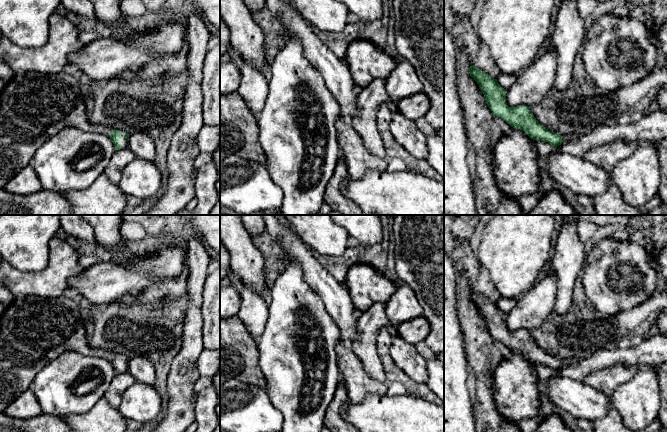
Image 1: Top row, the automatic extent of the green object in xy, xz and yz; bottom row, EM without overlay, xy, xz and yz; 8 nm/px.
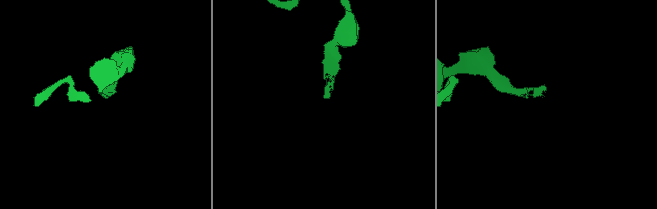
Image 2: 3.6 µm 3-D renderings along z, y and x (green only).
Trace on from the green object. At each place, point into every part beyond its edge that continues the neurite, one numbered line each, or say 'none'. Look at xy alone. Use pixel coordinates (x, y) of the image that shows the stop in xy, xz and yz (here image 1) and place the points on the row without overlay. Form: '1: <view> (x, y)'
1: xy (124, 366)

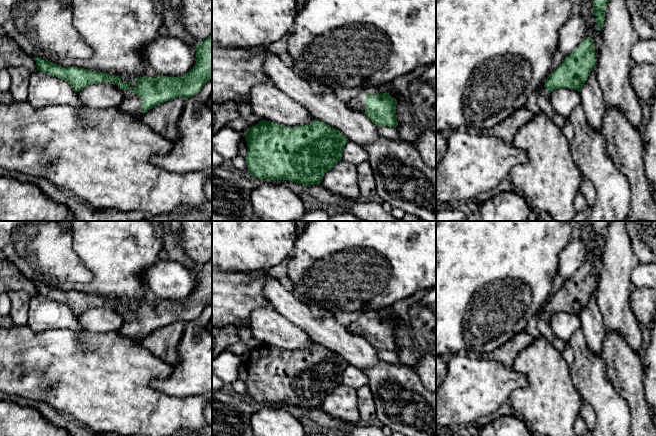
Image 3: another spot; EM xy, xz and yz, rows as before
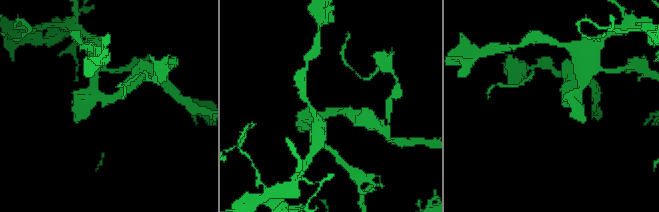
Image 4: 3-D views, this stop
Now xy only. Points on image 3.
1: xy (132, 328)

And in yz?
1: yz (543, 322)

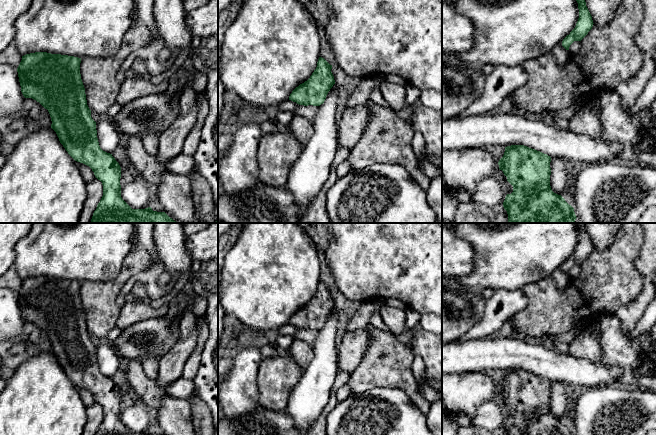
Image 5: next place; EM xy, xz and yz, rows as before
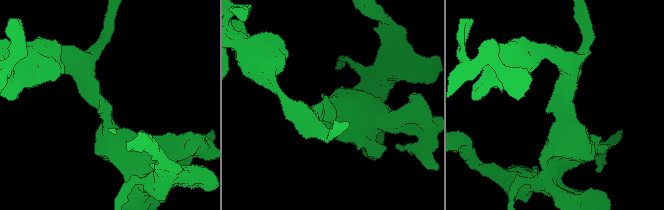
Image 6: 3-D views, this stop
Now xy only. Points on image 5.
none

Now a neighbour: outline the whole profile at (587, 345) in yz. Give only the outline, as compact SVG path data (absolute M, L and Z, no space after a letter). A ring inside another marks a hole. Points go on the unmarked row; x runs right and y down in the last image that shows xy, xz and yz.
M586 330L569 343L568 353L578 359L592 362L601 360L600 335L595 330Z

